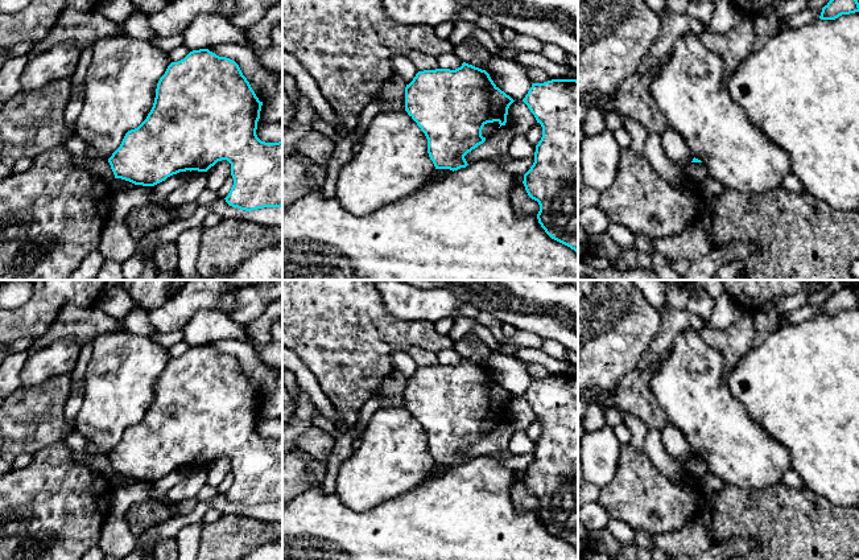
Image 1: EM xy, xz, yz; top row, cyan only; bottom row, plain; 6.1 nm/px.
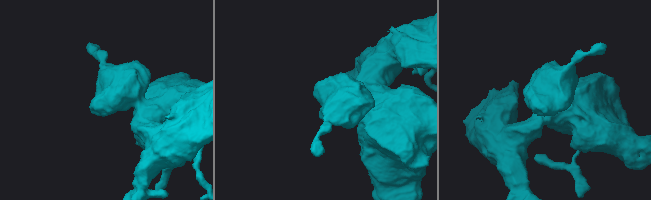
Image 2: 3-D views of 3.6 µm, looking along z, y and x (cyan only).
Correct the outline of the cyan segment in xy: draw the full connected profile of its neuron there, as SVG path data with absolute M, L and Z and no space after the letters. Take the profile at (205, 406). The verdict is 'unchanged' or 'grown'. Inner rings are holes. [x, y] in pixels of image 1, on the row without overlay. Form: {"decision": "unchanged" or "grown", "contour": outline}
{"decision": "unchanged", "contour": "M208 345L193 346L183 355L168 362L157 379L154 399L146 415L125 429L120 442L108 454L115 474L135 481L154 482L179 468L207 468L218 457L227 456L234 474L234 481L224 494L230 502L245 507L281 503L282 437L265 438L257 433L261 402L263 398L259 396L235 357L219 353Z"}

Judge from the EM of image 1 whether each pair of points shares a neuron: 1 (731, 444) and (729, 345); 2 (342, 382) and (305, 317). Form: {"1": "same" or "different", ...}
{"1": "different", "2": "same"}

